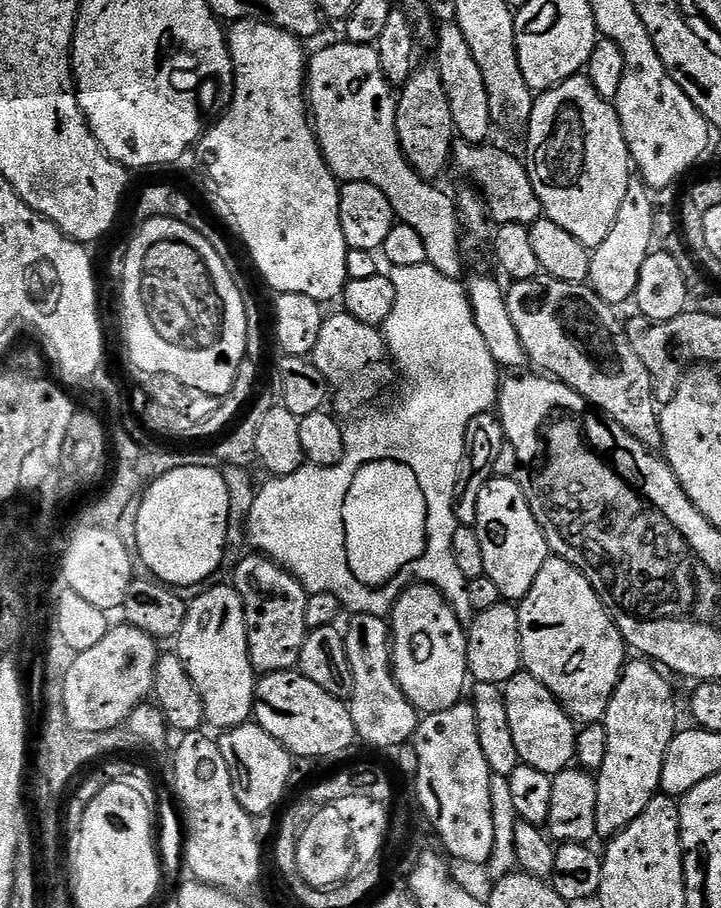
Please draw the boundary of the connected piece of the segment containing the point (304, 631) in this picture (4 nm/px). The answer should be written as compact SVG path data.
M263 554L245 555L230 580L244 603L252 669L257 674L293 671L300 663L302 646L310 631L306 626L308 591L281 564Z

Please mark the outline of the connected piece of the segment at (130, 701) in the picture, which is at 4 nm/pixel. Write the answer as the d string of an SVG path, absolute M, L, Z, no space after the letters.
M120 622L117 628L109 627L102 642L90 646L90 650L77 652L63 681L62 702L68 727L86 734L121 727L135 708L152 696L160 655L162 648L156 639L127 622Z

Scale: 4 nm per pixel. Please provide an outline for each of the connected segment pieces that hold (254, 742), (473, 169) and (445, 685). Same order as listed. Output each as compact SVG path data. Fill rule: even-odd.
M255 722L221 731L218 743L222 758L226 758L226 766L230 766L230 782L234 782L238 802L253 817L260 818L263 812L270 811L283 798L284 791L289 790L293 757Z
M457 139L452 145L451 163L468 179L465 181L471 182L478 189L479 195L484 203L488 205L491 219L493 221L496 219L495 223L497 225L527 224L531 226L535 220L544 216L544 207L542 202L538 202L538 194L534 194L534 182L530 182L527 163L521 157L519 160L518 157L511 156L504 148L491 148L490 145L491 143L488 142L471 144L466 140Z
M413 584L396 600L389 627L392 670L399 688L417 711L427 714L461 703L468 686L467 631L444 595L431 584Z

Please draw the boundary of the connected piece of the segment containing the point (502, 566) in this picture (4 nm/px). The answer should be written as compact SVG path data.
M512 478L487 480L478 494L478 510L474 525L478 542L482 542L484 575L498 586L501 597L508 602L519 602L530 594L538 570L550 558L544 531L538 526L528 505L523 487Z

